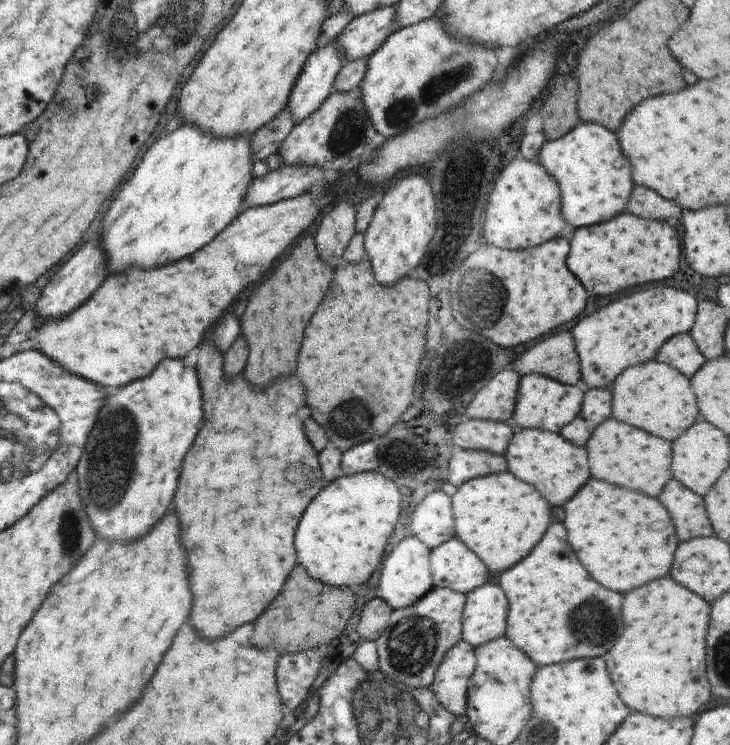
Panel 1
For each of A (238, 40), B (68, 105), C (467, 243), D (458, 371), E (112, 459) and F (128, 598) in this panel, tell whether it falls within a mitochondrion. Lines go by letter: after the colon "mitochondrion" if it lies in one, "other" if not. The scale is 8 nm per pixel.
A: other
B: mitochondrion
C: mitochondrion
D: mitochondrion
E: mitochondrion
F: other

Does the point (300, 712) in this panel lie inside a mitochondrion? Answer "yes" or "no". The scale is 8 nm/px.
no

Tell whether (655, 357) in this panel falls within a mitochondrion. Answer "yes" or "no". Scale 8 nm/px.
no

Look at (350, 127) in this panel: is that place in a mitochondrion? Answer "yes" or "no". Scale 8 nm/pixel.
yes

